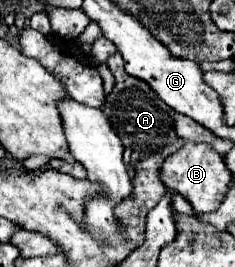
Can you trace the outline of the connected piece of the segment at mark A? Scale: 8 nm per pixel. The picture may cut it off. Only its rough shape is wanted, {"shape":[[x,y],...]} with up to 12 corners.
{"shape":[[108,64],[102,112],[124,148],[142,156],[180,140],[170,106],[144,80]]}

